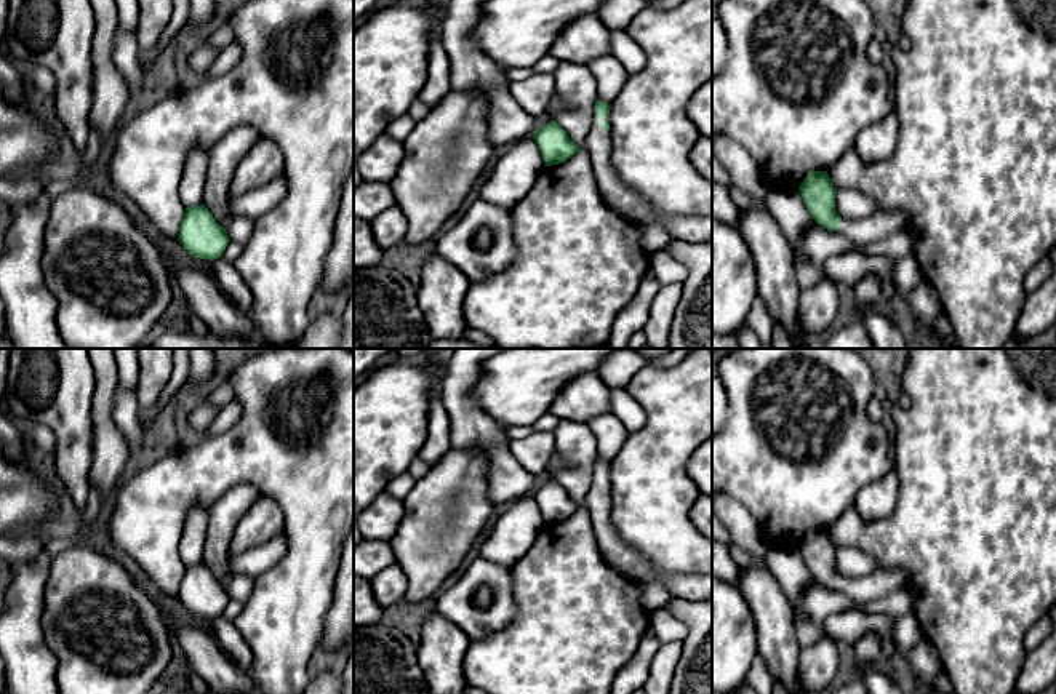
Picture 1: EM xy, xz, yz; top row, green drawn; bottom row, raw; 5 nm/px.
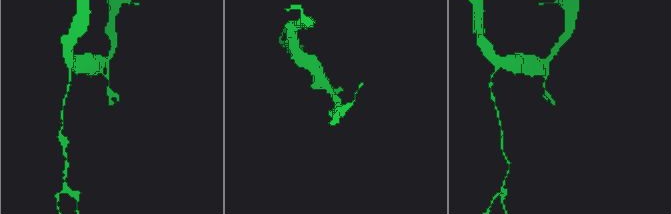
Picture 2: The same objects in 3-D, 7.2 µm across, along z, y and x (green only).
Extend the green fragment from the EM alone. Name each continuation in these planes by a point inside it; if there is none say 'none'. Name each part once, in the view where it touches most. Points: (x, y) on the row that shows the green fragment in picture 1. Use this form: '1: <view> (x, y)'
1: xz (626, 202)

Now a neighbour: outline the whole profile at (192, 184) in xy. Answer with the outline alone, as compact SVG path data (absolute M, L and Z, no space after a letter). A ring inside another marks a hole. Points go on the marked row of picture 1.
M202 150L189 154L179 185L179 195L186 208L203 203L203 190L208 173L208 155Z

